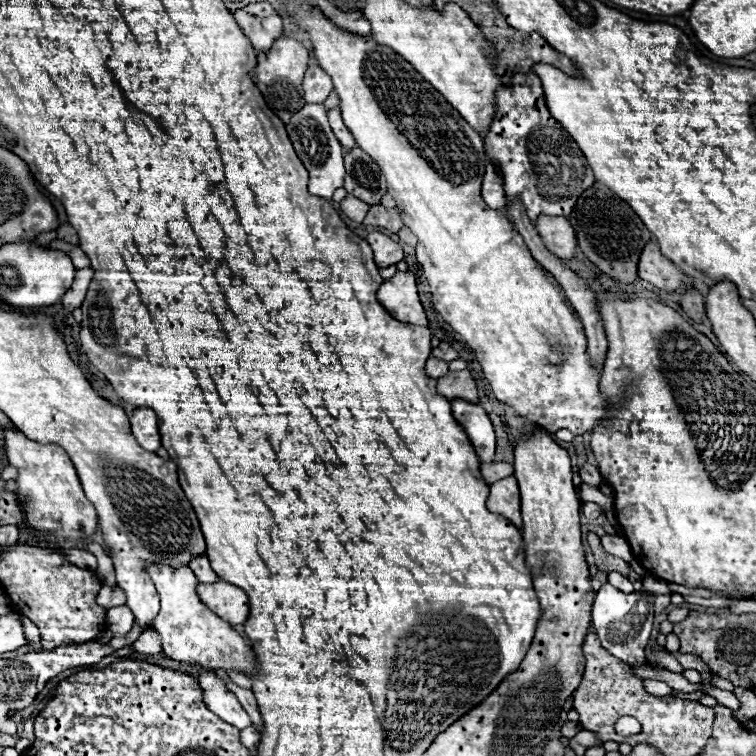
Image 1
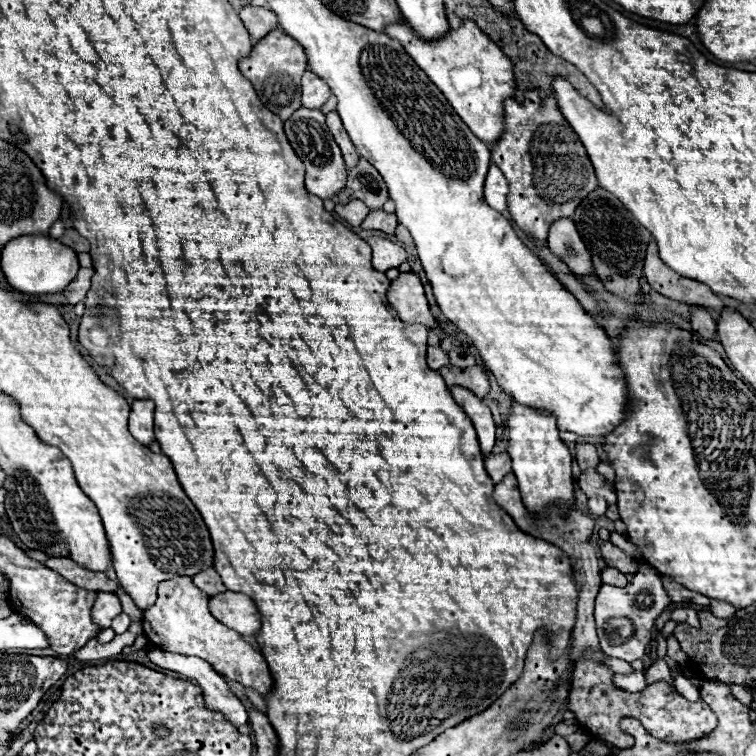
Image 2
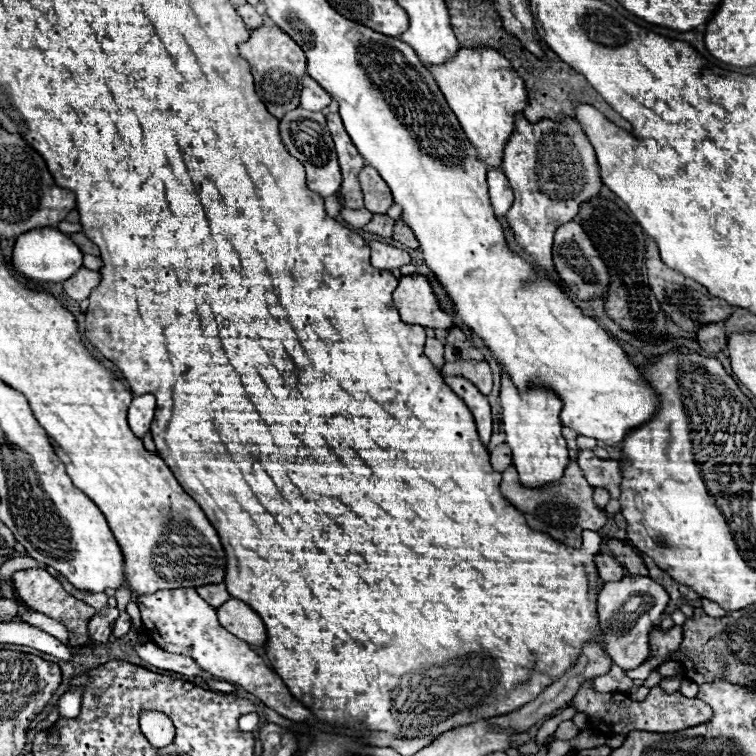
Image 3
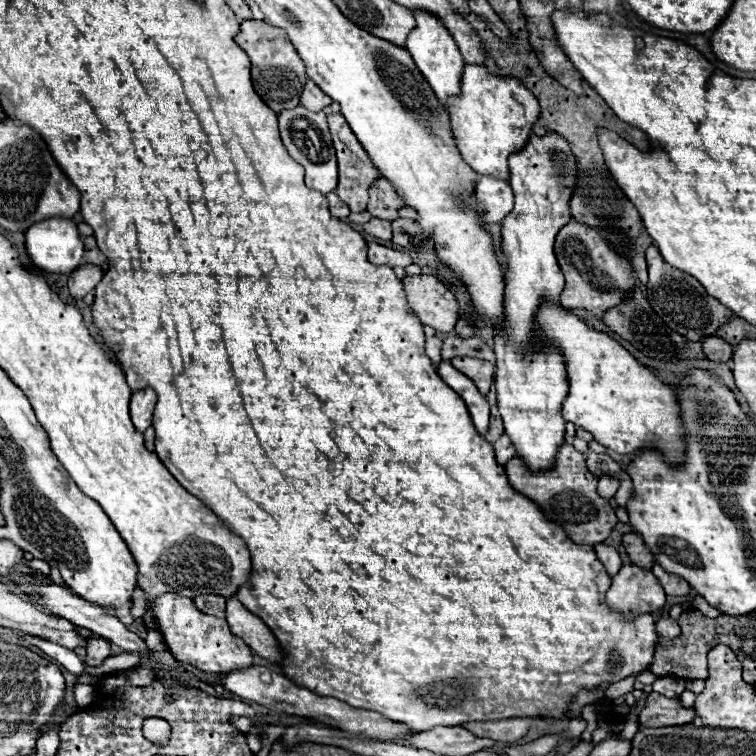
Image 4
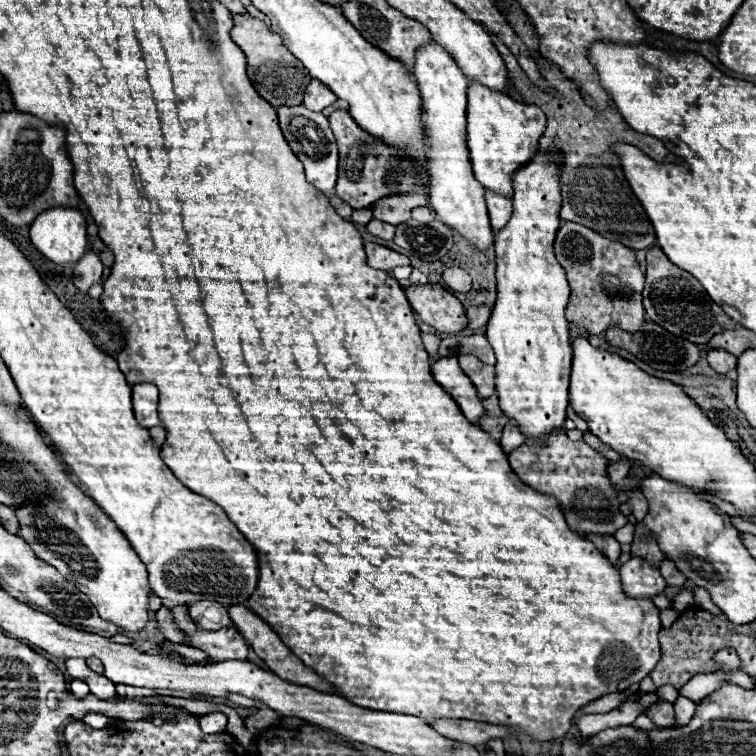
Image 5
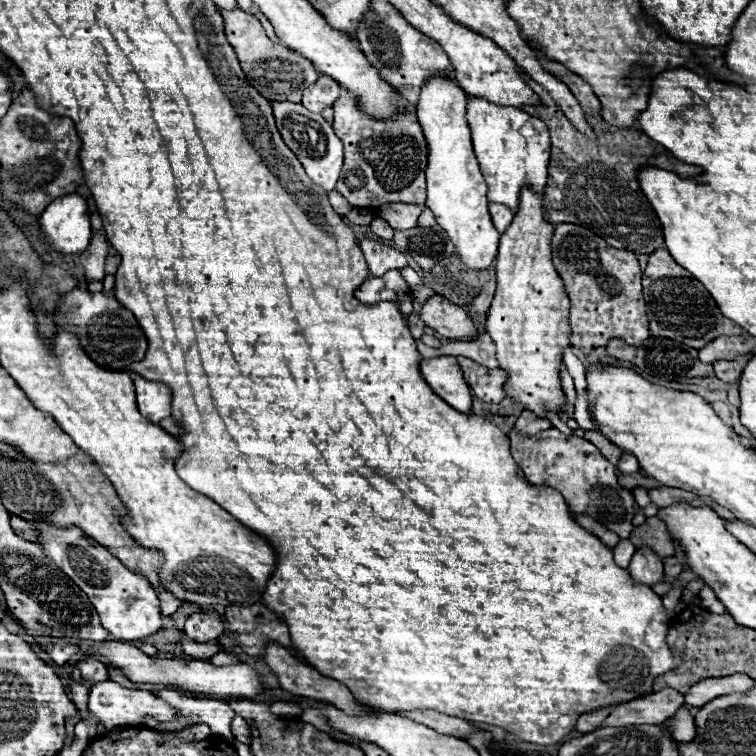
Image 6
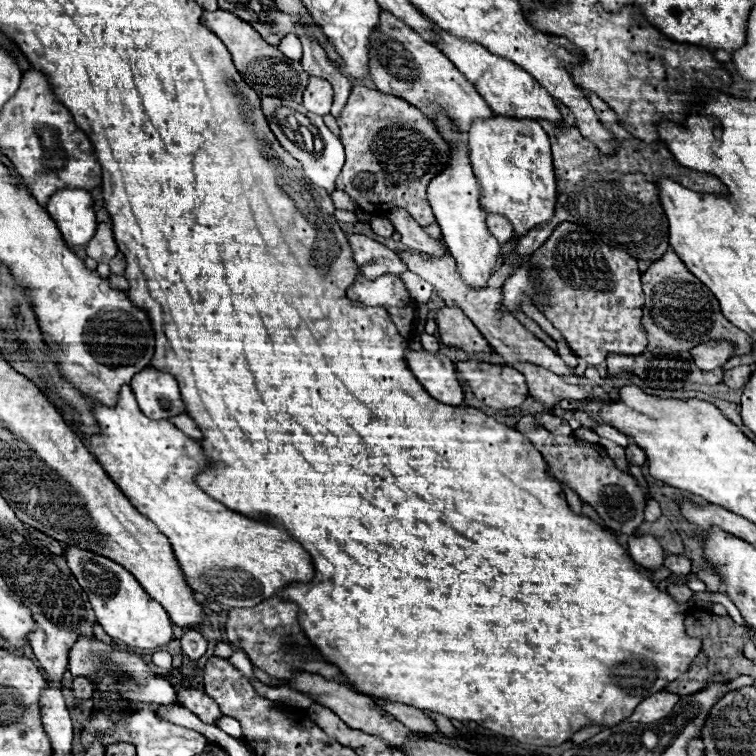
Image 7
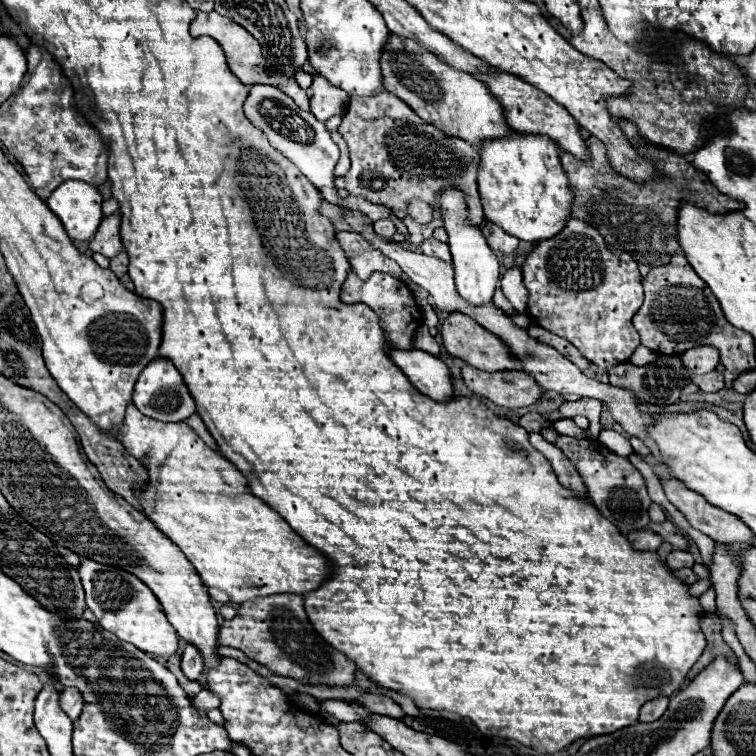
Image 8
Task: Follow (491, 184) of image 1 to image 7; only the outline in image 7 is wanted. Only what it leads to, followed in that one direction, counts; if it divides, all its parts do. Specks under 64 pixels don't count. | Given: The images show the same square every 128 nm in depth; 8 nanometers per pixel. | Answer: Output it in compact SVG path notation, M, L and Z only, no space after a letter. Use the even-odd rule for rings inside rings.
M488 214L486 224L488 224L490 234L498 240L498 244L508 244L514 238L512 224L504 216L500 216L500 214Z

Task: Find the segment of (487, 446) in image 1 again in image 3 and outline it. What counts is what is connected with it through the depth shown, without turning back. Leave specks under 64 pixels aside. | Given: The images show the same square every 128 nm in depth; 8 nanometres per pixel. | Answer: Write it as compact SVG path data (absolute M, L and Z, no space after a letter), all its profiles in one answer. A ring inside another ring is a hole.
M444 378L444 380L466 402L470 412L474 414L482 444L488 444L492 434L492 414L486 396L472 382L466 382L466 378Z

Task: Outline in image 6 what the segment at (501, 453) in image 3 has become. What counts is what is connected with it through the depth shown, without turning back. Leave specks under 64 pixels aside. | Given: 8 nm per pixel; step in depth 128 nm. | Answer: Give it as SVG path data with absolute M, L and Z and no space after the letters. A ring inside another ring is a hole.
M524 410L522 416L516 420L514 428L520 430L522 434L538 434L542 430L550 430L552 424L546 418L538 418L538 414L534 414L530 410Z

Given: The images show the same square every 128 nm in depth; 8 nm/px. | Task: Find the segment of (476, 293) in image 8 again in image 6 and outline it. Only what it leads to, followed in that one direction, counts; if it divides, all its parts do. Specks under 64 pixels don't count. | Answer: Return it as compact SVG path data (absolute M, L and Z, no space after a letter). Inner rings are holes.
M430 78L420 92L418 122L428 142L428 198L426 206L434 212L436 222L450 234L456 254L470 270L486 270L498 252L500 234L496 232L486 200L486 182L478 168L470 130L466 122L466 92L448 78Z

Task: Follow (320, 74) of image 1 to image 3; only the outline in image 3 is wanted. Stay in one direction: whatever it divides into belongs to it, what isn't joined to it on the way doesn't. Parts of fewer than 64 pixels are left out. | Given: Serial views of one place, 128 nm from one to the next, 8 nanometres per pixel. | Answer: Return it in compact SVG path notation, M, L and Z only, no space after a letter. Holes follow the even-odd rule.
M304 76L302 84L304 84L302 94L300 94L302 108L306 108L310 112L320 112L330 104L330 100L332 100L330 94L326 94L326 90L322 90L310 76Z

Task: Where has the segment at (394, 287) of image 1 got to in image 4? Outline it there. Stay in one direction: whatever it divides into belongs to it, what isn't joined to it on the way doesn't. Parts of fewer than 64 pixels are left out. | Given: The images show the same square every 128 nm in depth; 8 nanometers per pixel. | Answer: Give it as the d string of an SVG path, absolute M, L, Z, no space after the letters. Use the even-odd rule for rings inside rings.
M406 276L402 280L410 308L422 324L452 332L458 322L458 300L436 276Z

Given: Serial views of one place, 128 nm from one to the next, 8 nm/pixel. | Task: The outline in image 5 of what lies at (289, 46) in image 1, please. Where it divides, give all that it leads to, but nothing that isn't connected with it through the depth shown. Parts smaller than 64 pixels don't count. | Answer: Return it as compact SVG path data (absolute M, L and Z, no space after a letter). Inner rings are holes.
M232 14L232 18L234 18L234 28L232 28L230 36L246 54L248 78L252 80L258 94L264 100L268 100L274 108L302 104L302 94L312 80L308 70L302 66L302 62L298 62L298 58L294 58L284 48L282 38L278 34L270 32L262 20L252 18L250 14Z

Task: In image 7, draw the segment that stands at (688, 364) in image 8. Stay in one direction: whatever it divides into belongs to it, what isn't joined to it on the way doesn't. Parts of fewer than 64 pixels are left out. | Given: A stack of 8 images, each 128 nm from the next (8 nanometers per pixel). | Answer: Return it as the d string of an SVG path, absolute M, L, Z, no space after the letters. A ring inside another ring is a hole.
M714 340L714 342L704 342L702 346L696 346L694 350L690 350L692 360L696 362L696 366L700 370L714 370L720 368L728 362L728 358L732 356L734 348L730 342L724 340Z

